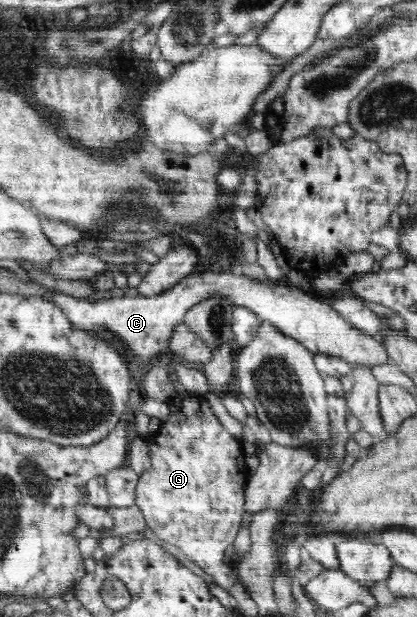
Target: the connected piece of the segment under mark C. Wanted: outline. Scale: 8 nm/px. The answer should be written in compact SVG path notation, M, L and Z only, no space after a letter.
M195 272L182 278L169 290L155 296L121 296L91 303L85 297L71 297L63 293L41 296L61 307L66 318L76 330L84 332L113 332L133 358L149 361L159 353L170 351L170 339L174 329L184 322L184 317L192 306L211 296L220 296L233 306L244 306L262 322L273 325L287 337L301 342L313 354L325 354L345 360L349 365L365 366L370 370L375 366L387 364L388 353L382 342L364 334L345 321L331 305L319 301L301 289L285 286L283 283L261 282L246 275L215 274Z

